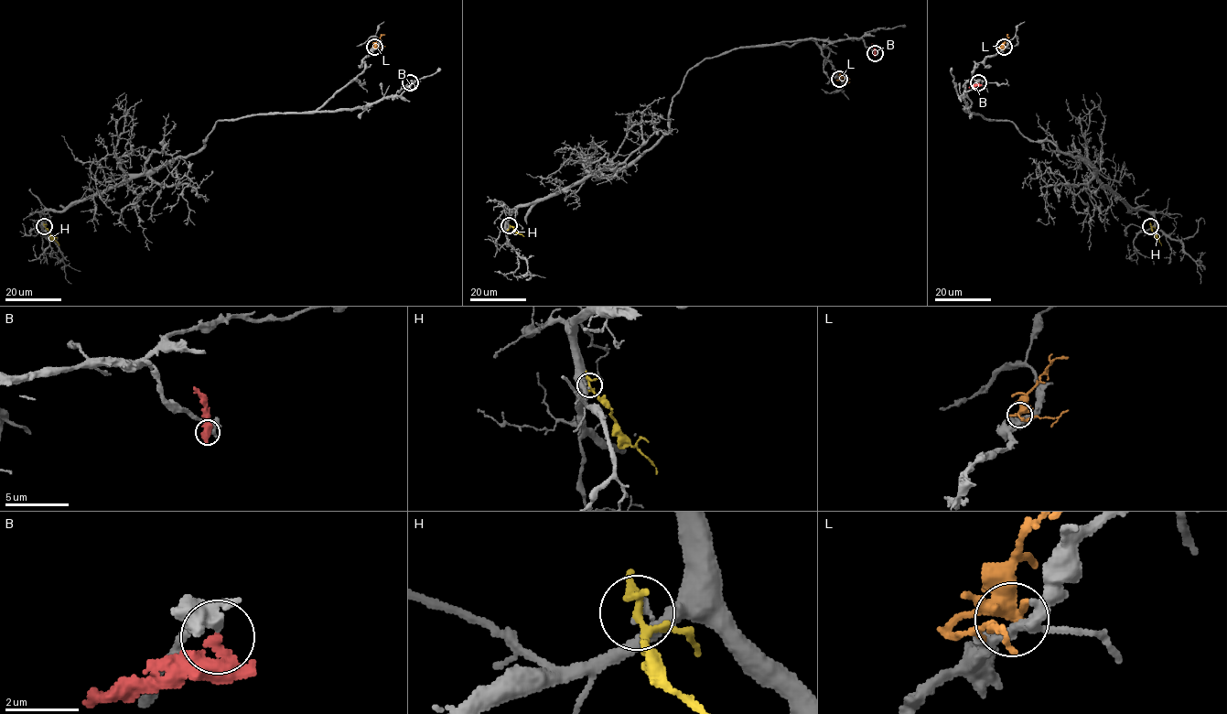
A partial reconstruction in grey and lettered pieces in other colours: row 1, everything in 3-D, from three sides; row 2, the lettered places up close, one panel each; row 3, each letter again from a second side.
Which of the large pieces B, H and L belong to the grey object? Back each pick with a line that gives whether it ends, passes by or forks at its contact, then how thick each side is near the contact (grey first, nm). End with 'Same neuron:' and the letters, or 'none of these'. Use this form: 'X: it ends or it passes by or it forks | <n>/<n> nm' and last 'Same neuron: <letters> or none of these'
Same neuron: none of these

